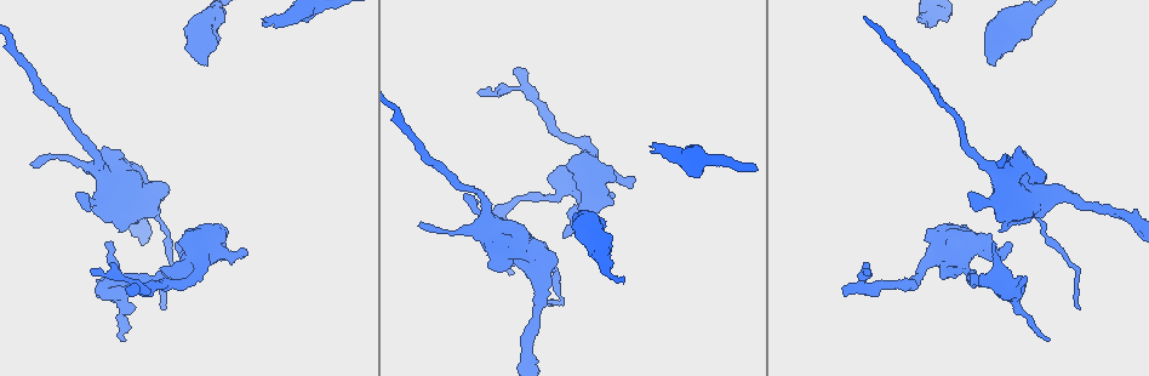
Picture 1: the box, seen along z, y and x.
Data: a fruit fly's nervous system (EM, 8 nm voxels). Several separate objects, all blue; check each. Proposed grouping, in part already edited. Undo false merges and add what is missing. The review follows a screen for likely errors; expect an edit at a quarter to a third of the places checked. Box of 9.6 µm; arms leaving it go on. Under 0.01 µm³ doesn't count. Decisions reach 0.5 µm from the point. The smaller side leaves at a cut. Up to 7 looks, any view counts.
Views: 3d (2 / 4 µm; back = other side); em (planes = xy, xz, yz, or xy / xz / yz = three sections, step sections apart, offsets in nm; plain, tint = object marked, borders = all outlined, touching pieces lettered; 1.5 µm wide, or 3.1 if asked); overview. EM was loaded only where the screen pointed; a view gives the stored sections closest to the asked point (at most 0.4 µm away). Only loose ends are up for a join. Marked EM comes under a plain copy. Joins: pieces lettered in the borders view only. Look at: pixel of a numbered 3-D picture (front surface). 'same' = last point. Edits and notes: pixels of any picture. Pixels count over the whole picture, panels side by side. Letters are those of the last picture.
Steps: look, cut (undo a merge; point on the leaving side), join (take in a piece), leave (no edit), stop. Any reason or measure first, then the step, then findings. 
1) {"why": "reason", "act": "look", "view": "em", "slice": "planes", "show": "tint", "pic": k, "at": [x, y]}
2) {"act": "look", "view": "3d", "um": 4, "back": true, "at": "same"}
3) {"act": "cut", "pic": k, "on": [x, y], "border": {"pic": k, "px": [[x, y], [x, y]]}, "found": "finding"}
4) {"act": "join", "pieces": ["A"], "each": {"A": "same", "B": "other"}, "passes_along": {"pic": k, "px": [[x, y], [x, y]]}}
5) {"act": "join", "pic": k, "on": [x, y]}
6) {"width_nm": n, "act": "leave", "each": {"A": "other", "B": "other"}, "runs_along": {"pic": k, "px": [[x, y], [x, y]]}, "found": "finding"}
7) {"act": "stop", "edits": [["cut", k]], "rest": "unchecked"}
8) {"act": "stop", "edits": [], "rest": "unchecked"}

{"why": "sudden change in width", "act": "look", "view": "em", "slice": "xy", "step": 4, "show": "tint", "pic": 1, "at": [539, 295]}

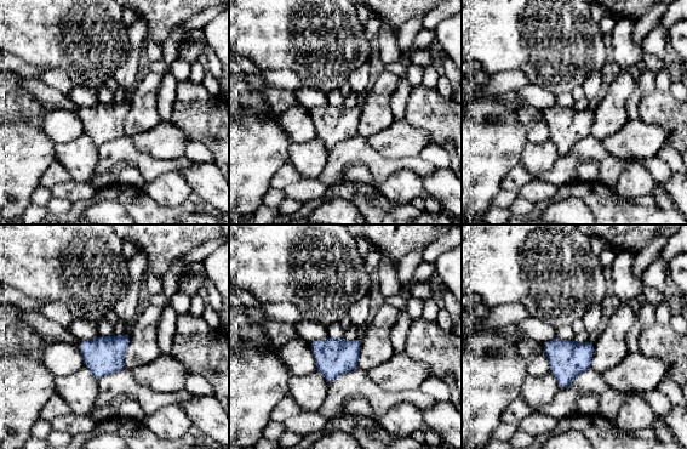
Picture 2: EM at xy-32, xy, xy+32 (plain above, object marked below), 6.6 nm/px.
{"why": "another direction", "act": "look", "view": "em", "slice": "planes", "show": "tint", "at": "same"}

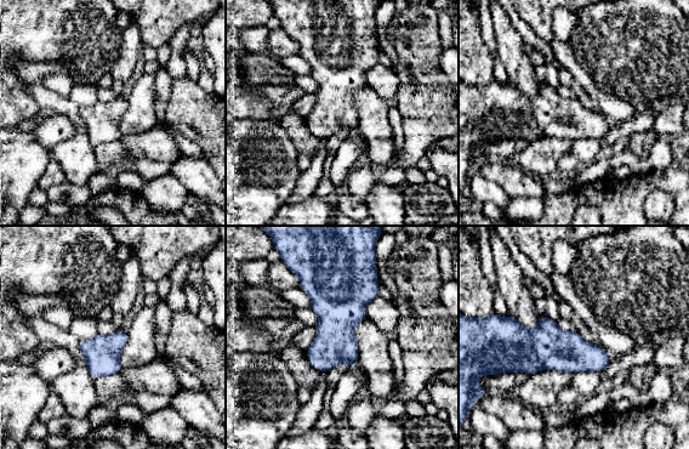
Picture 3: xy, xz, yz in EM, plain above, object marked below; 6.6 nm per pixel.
{"act": "look", "view": "em", "slice": "planes", "show": "borders", "at": "same"}

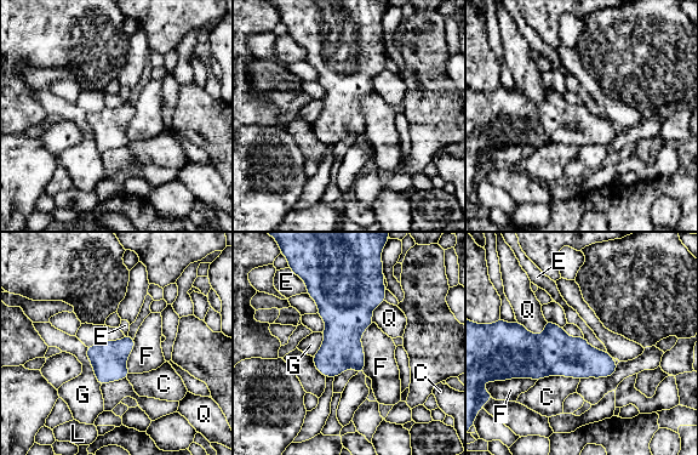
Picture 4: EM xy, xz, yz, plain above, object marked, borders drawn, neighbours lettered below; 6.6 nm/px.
{"act": "leave", "each": {"C": "other", "E": "other", "F": "other", "G": "other", "L": "other", "Q": "other"}, "border": {"pic": 4, "px": [[86, 347], [95, 377], [101, 385]]}, "found": "one neuron here"}

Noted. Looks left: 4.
{"act": "look", "view": "em", "slice": "planes", "show": "borders", "pic": 1, "at": [560, 193]}

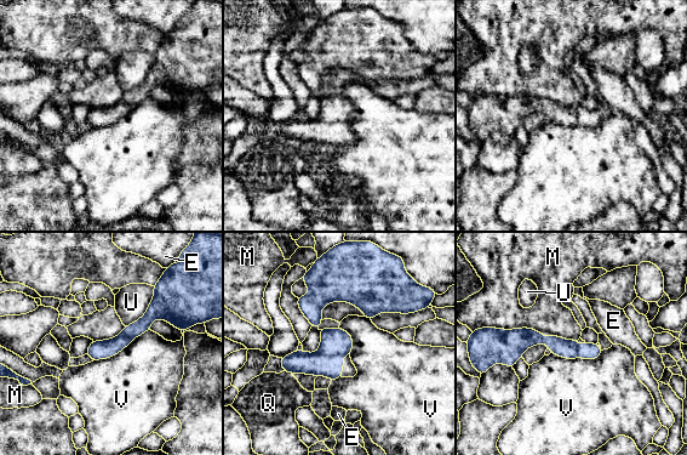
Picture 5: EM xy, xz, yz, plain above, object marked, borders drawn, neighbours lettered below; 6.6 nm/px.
{"act": "leave", "each": {"E": "other", "M": "other", "Q": "other", "U": "other", "V": "other"}, "border": {"pic": 5, "px": [[488, 326], [533, 328], [577, 340]]}, "found": "continuous, no second neuron"}

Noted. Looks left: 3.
{"why": "an open end", "act": "look", "view": "em", "slice": "planes", "show": "borders", "pic": 1, "at": [477, 92]}

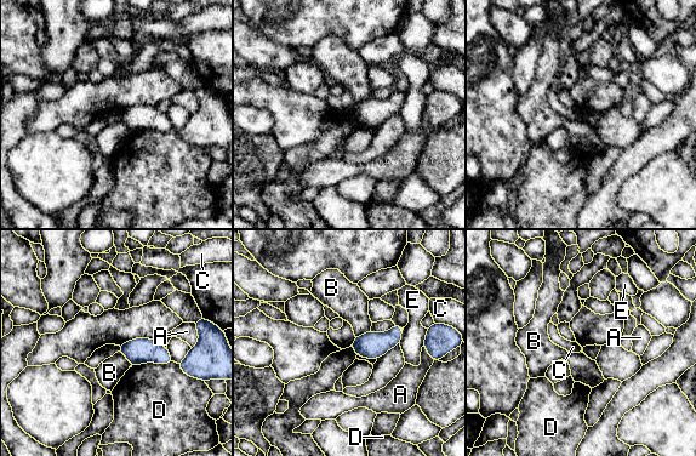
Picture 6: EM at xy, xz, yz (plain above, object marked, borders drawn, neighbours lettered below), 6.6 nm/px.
{"act": "leave", "each": {"A": "other", "B": "other", "C": "other", "D": "other", "E": "other"}, "found": "no lettered piece goes on from it"}

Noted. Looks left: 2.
{"act": "stop", "edits": [], "rest": "unchecked"}

